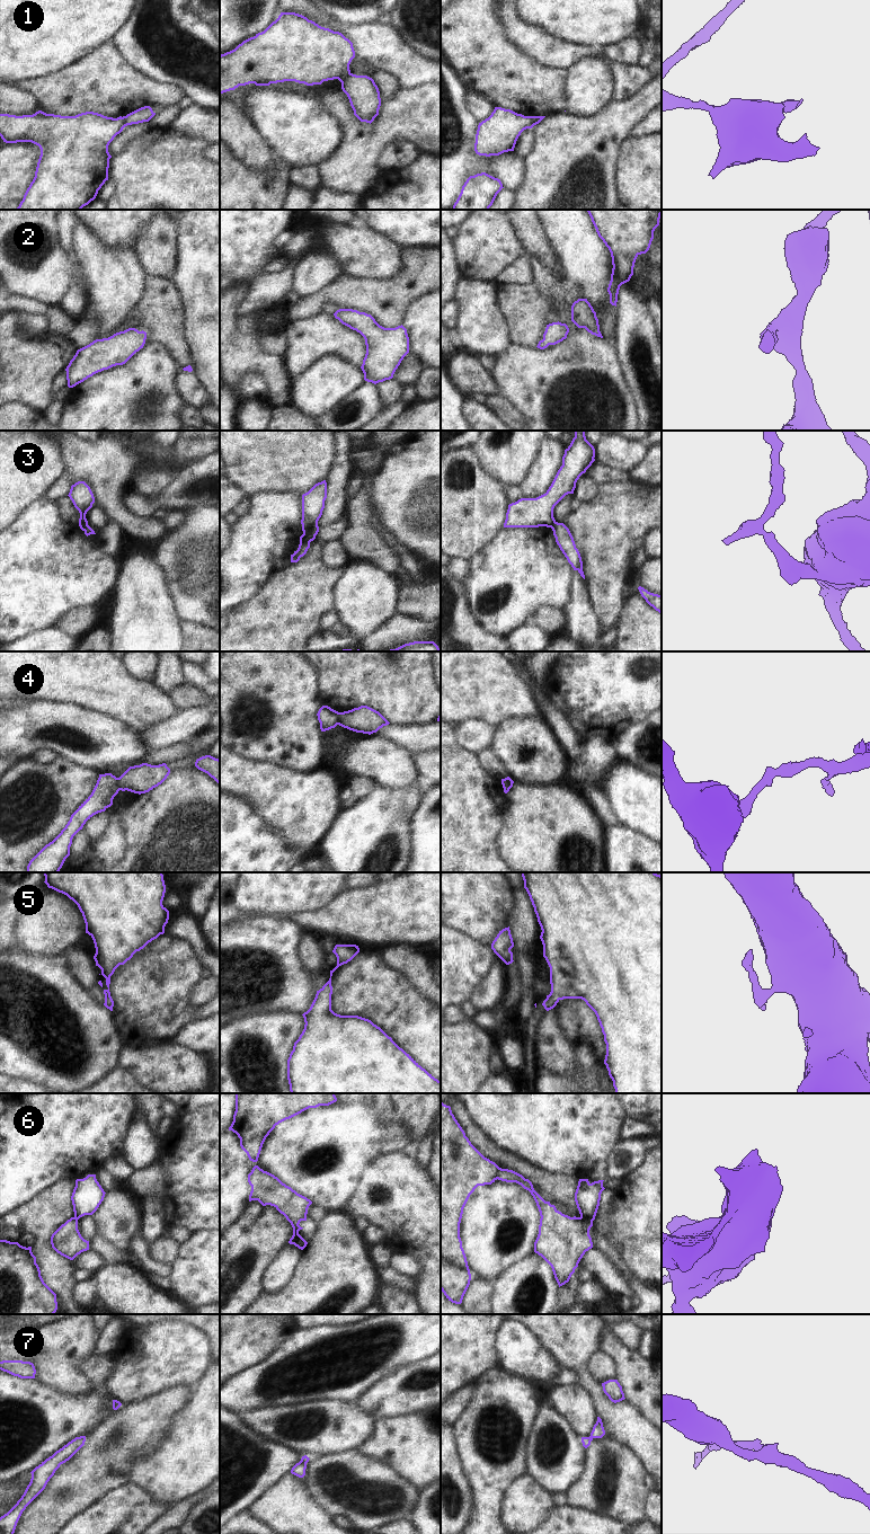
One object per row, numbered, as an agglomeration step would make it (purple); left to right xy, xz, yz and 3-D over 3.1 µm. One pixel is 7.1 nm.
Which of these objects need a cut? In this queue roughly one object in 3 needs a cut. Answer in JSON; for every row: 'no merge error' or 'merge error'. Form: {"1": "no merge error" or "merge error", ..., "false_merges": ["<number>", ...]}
{"1": "merge error", "2": "no merge error", "3": "merge error", "4": "merge error", "5": "no merge error", "6": "merge error", "7": "no merge error", "false_merges": ["1", "3", "4", "6"]}

